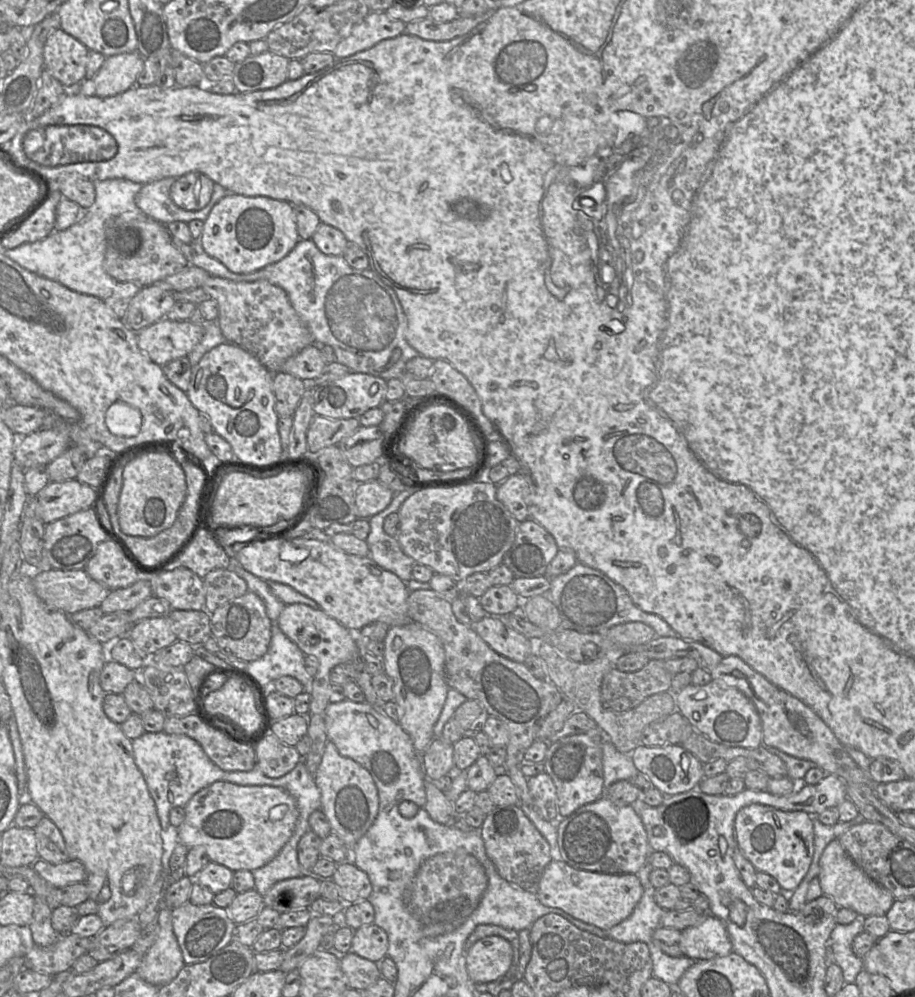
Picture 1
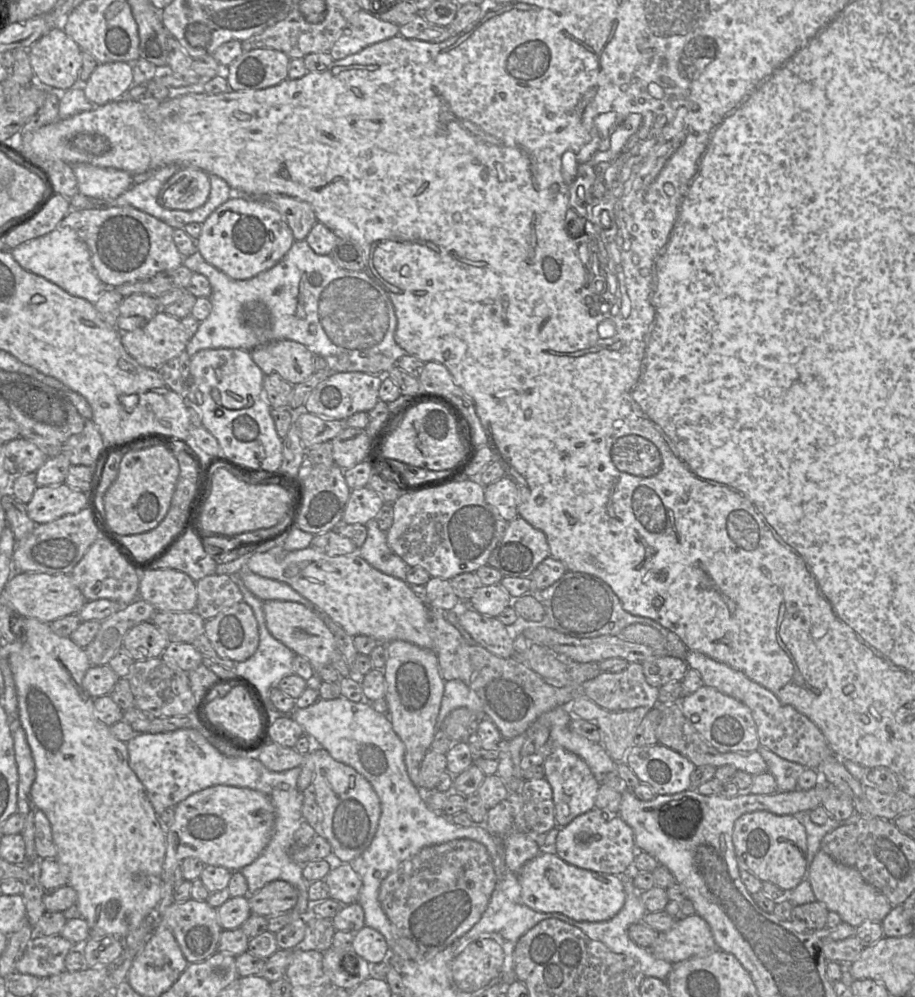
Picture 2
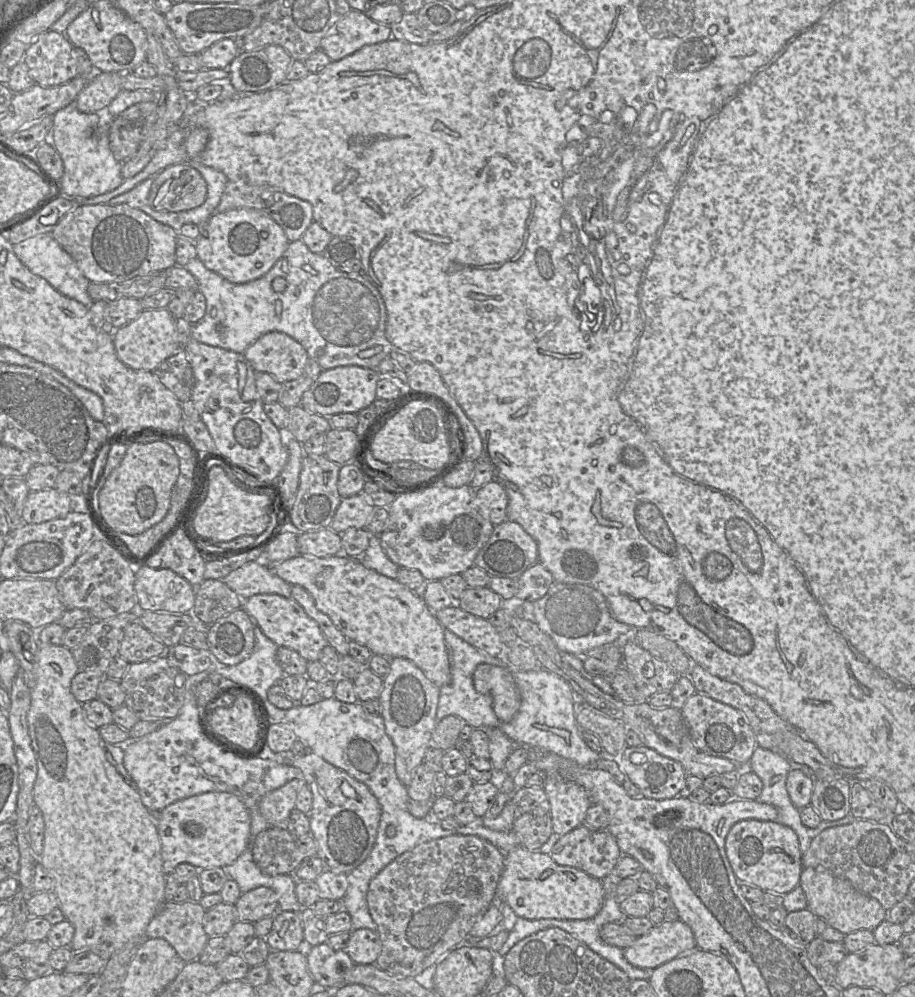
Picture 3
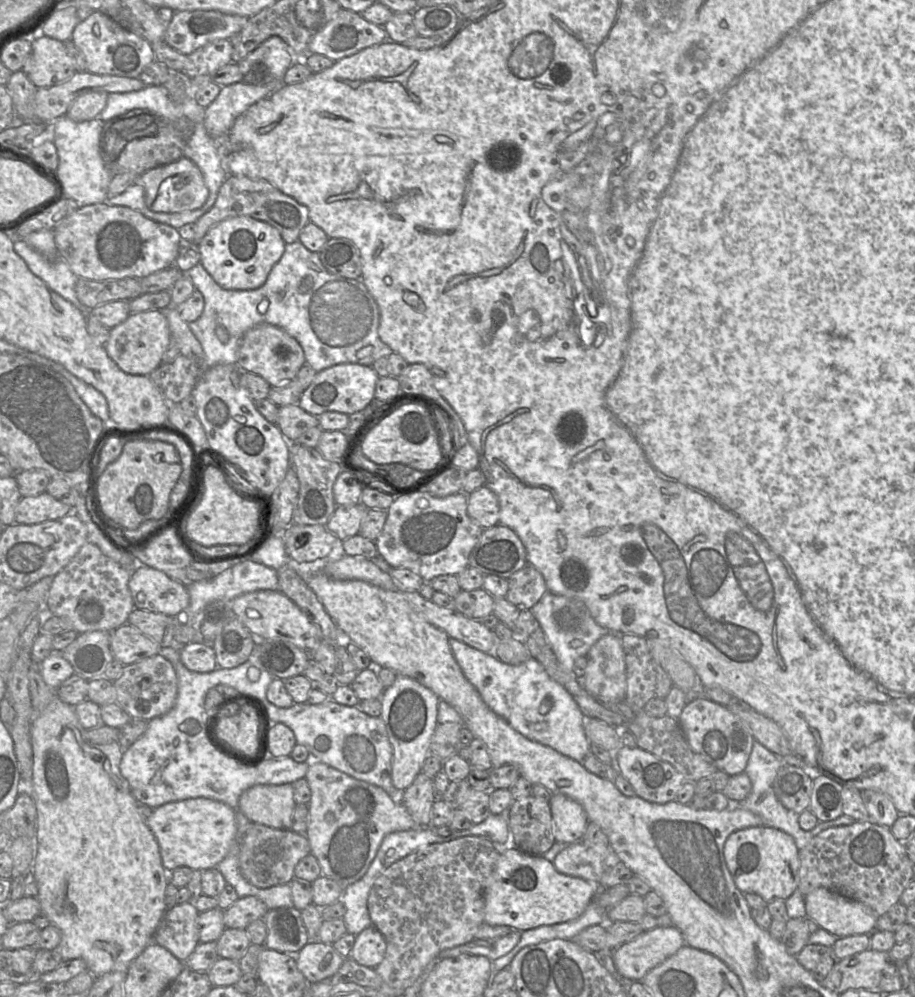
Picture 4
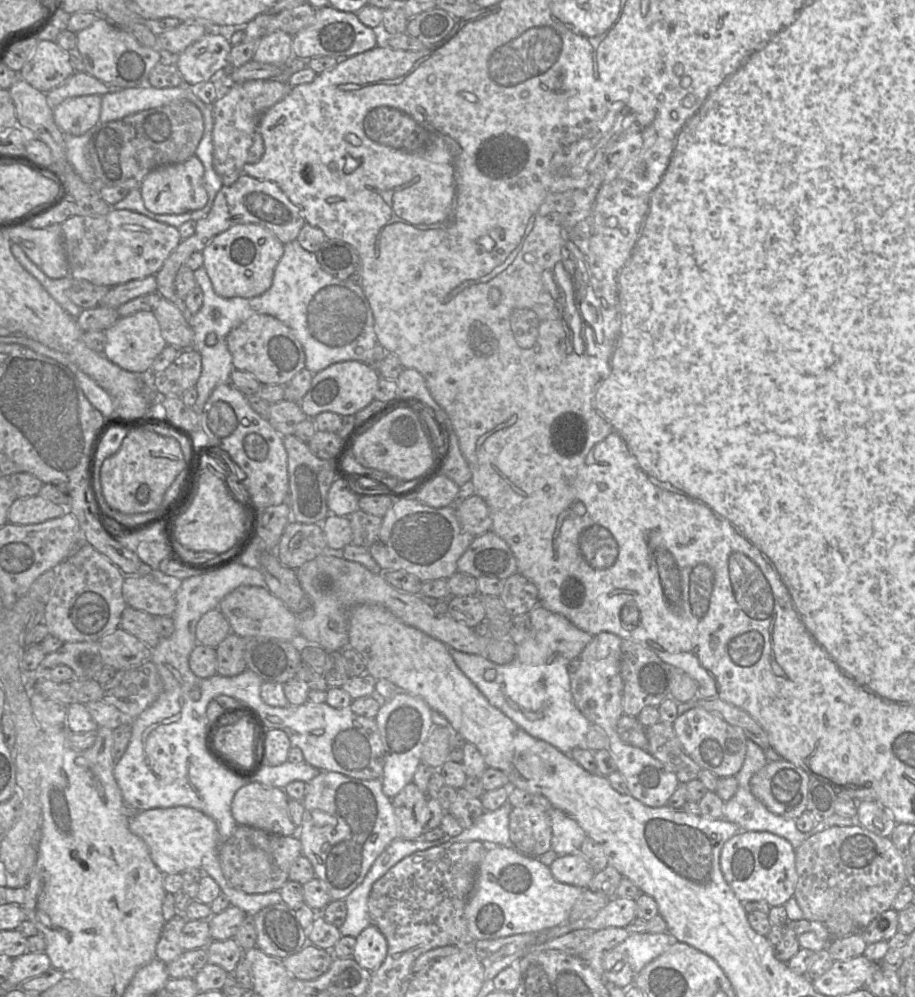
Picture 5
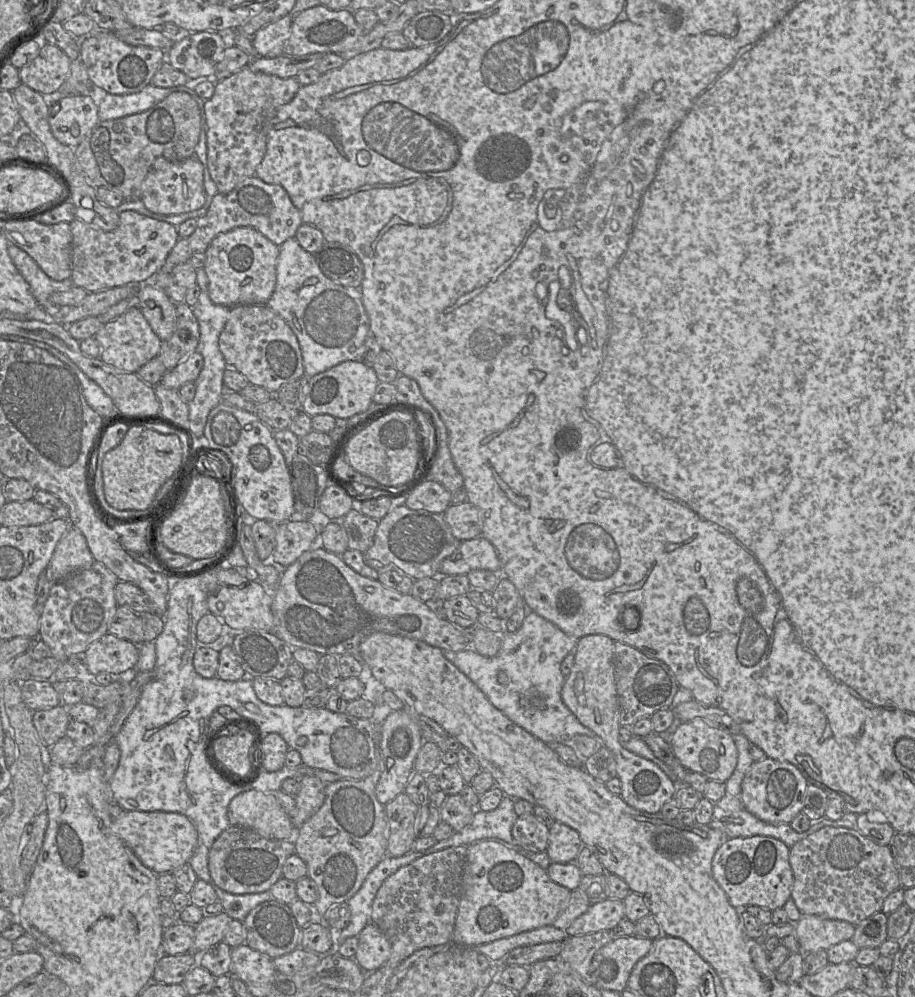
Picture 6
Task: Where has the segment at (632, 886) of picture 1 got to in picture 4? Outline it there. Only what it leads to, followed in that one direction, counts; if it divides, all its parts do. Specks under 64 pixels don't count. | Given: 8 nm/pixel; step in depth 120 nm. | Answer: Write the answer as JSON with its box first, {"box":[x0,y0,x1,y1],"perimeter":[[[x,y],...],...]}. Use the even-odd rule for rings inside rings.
{"box":[484,844,600,931],"perimeter":[[[512,844],[505,845],[484,890],[484,923],[526,931],[571,921],[586,910],[600,889],[597,882],[558,872],[553,863],[541,855],[530,855]]]}

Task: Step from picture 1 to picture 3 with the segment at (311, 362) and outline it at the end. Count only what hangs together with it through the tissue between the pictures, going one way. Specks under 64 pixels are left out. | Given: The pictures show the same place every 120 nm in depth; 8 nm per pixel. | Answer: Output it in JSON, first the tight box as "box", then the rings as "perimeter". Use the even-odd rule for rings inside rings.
{"box":[243,331,309,383],"perimeter":[[[278,331],[262,335],[243,354],[256,372],[268,373],[280,383],[303,375],[309,358],[299,342]]]}

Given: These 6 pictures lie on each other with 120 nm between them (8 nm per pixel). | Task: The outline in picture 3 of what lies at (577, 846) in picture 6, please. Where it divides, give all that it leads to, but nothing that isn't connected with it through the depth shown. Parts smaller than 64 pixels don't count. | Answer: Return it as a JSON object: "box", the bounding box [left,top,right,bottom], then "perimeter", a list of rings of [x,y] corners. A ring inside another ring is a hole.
{"box":[544,772,591,836],"perimeter":[[[546,772],[544,790],[551,806],[553,832],[563,836],[583,825],[591,801],[585,789],[557,772]]]}

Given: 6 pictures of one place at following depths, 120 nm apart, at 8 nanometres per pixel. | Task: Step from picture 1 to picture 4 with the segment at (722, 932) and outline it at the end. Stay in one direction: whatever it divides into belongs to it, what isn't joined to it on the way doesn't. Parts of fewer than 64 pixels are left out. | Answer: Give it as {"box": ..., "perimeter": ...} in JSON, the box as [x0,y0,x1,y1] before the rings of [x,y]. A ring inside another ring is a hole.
{"box":[612,926,685,981],"perimeter":[[[675,926],[656,927],[644,931],[633,940],[620,945],[612,952],[612,958],[617,971],[622,976],[632,981],[642,981],[650,970],[674,955],[685,945],[682,933]]]}

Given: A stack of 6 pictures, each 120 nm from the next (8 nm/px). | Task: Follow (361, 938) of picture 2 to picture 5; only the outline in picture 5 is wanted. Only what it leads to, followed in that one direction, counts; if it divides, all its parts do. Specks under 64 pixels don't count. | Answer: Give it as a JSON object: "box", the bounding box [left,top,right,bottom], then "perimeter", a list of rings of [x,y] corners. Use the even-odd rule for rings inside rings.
{"box":[352,925,388,972],"perimeter":[[[369,925],[356,937],[352,959],[362,968],[373,972],[385,960],[387,951],[388,944],[385,936],[377,927]]]}

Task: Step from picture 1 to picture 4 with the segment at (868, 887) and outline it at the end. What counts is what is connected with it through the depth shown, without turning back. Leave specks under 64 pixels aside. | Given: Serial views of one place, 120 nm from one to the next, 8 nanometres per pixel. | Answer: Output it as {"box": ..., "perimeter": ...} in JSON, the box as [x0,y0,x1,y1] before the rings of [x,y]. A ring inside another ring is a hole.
{"box":[805,888,879,937],"perimeter":[[[827,888],[805,896],[807,917],[836,937],[869,934],[876,929],[879,915],[869,906]]]}

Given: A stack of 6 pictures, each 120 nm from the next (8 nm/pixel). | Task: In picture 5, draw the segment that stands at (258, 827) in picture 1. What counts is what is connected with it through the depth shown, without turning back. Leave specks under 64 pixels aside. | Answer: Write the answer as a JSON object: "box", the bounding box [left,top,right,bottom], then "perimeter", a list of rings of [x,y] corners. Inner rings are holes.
{"box":[129,807,218,875],"perimeter":[[[192,807],[142,810],[135,817],[129,818],[129,829],[144,840],[153,862],[164,875],[201,868],[203,857],[218,847],[218,829],[215,821]]]}

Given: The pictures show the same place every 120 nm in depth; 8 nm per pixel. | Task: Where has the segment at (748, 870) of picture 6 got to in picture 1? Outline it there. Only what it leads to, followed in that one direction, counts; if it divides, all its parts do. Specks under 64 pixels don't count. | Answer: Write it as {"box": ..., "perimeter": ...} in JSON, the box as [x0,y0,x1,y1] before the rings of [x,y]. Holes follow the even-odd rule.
{"box":[734,804,814,891],"perimeter":[[[752,804],[738,811],[734,827],[739,849],[756,871],[771,875],[782,889],[795,891],[808,872],[814,853],[814,825],[809,814]]]}

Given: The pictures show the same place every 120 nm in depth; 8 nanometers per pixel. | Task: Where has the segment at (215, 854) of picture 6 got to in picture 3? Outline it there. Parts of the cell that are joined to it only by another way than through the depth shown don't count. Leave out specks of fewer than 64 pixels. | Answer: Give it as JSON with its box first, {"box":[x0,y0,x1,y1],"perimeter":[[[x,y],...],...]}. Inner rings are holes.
{"box":[251,827,318,876],"perimeter":[[[269,827],[251,840],[253,860],[262,873],[270,876],[294,874],[300,864],[309,857],[317,856],[318,844],[312,835],[297,837],[285,827]]]}

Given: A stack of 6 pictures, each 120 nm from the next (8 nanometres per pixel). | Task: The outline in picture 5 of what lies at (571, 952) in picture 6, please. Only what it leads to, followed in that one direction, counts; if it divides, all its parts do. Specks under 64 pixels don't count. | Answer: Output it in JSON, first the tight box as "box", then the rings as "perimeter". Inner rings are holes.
{"box":[580,927,630,980],"perimeter":[[[623,927],[604,928],[593,932],[587,941],[587,949],[580,955],[591,969],[603,980],[606,980],[606,972],[603,968],[603,956],[610,949],[622,943],[630,936],[630,933]]]}

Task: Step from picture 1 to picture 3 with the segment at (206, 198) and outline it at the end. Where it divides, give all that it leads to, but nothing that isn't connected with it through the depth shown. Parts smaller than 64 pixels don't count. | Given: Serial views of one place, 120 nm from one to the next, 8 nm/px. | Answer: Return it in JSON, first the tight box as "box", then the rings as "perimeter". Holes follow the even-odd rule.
{"box":[149,162,207,211],"perimeter":[[[187,162],[168,166],[151,177],[154,177],[154,181],[149,193],[149,204],[155,211],[191,210],[202,205],[207,197],[205,180]]]}

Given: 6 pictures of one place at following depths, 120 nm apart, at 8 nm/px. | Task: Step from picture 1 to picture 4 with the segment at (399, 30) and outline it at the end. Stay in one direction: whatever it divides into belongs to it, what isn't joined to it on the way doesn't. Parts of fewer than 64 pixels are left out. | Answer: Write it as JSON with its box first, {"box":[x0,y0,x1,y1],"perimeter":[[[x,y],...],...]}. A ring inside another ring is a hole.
{"box":[309,8,387,61],"perimeter":[[[341,8],[325,27],[315,34],[309,54],[322,54],[333,61],[387,40],[383,26],[367,21],[360,13]]]}

